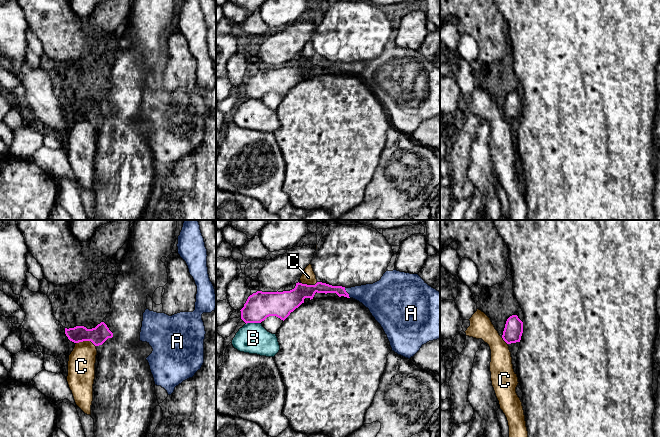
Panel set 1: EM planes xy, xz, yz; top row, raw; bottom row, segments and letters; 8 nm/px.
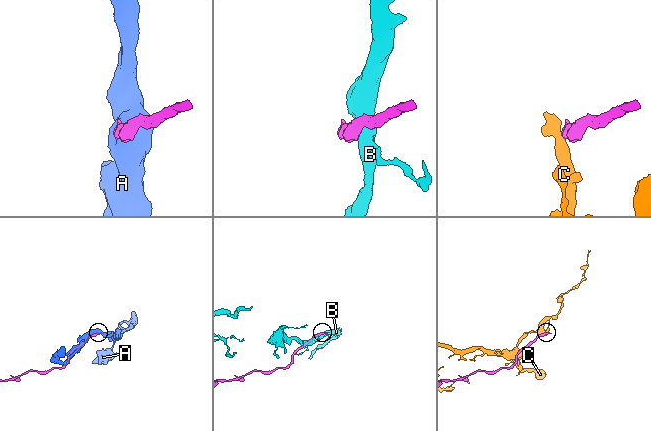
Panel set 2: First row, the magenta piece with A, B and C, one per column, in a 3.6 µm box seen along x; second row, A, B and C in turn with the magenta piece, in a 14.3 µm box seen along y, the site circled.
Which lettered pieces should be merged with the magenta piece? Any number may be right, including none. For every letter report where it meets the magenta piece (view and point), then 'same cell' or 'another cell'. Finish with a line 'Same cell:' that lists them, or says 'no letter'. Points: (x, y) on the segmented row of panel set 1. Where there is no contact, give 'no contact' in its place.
A: xz (347, 293) | same cell
B: xz (253, 322) | another cell
C: xy (86, 340) | another cell
Same cell: A

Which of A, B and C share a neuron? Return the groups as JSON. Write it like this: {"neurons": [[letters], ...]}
{"neurons": [["A"], ["B"], ["C"]]}

